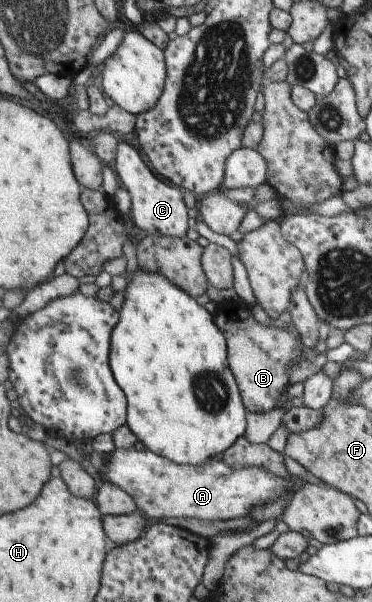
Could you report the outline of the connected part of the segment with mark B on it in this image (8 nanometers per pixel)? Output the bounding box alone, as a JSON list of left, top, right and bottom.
[214,301,305,414]

